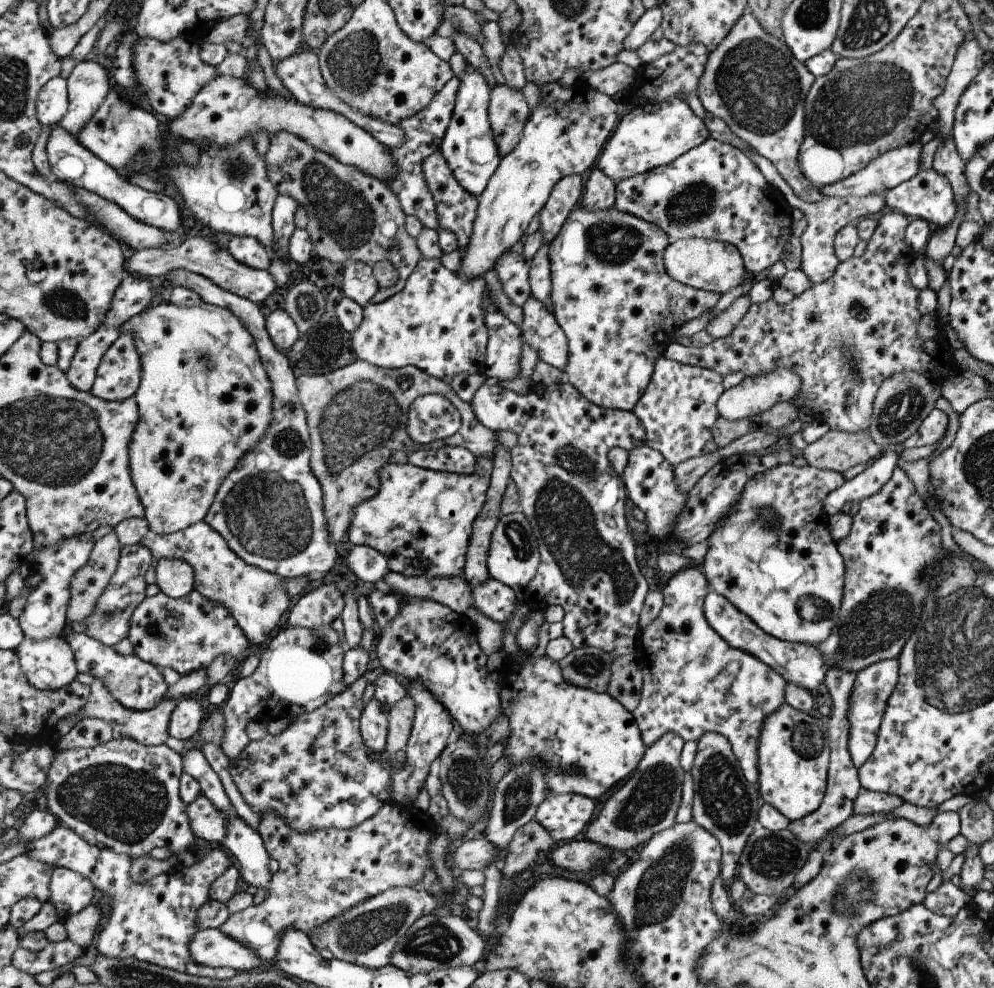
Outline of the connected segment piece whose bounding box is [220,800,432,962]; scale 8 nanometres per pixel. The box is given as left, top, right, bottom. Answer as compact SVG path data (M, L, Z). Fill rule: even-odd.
M393 800L385 802L372 817L345 830L329 827L296 831L286 825L279 815L267 809L259 816L258 831L267 854L273 860L277 860L278 870L271 875L264 900L257 906L253 905L244 911L232 914L220 929L223 934L249 947L265 962L271 962L275 957L282 930L293 927L309 936L316 926L325 921L330 922L330 918L336 917L337 914L366 898L393 887L412 887L416 882L421 881L425 868L432 868L428 862L428 840L432 835L410 819L403 805Z

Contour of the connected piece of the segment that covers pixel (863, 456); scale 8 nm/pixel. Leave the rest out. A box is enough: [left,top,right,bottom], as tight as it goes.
[799,430,880,473]

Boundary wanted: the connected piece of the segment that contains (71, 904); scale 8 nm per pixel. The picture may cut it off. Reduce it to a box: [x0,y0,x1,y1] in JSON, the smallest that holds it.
[50,867,99,921]

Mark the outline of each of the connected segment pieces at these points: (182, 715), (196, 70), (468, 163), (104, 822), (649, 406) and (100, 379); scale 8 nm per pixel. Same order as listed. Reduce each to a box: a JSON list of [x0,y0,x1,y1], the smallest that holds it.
[[170,696,205,740],[134,37,219,120],[439,68,500,197],[46,737,202,858],[630,357,724,467],[91,333,143,401]]

